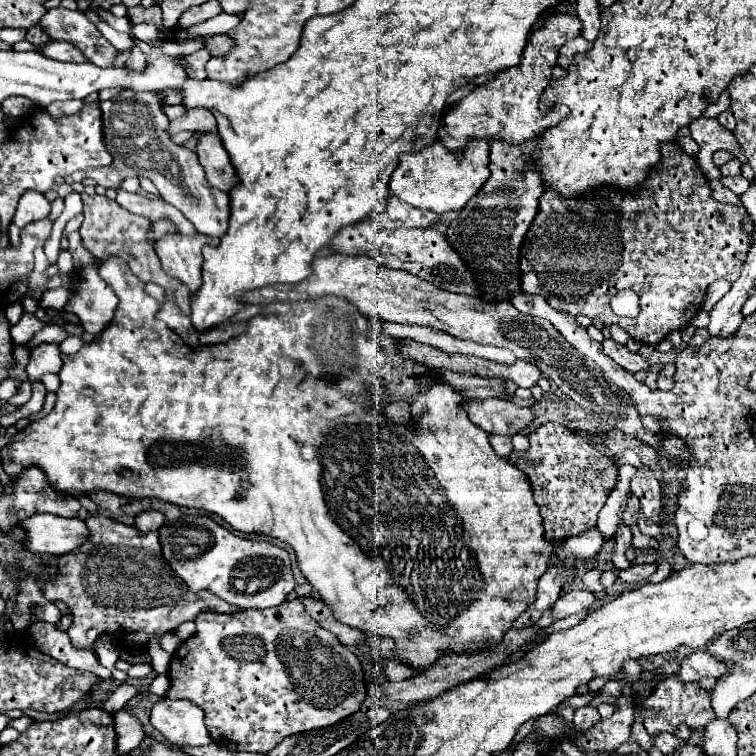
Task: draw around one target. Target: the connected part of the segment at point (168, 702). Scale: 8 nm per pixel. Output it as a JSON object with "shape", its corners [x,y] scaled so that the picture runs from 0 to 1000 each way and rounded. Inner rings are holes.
{"shape":[[[214,922],[198,946],[198,956],[220,975],[228,985],[275,985],[280,975],[270,959],[270,943],[246,925]]]}

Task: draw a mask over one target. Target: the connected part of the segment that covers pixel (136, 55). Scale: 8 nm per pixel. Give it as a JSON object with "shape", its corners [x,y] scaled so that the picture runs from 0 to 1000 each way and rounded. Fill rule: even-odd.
{"shape":[[[177,62],[175,70],[165,83],[167,90],[172,93],[187,94],[196,86],[192,71],[183,63]]]}

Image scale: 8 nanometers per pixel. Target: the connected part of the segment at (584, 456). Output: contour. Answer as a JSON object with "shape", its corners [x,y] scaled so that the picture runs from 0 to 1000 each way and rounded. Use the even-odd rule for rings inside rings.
{"shape":[[[722,560],[712,567],[706,567],[698,575],[698,583],[701,583],[701,591],[696,597],[677,597],[675,607],[685,620],[690,620],[698,628],[698,634],[704,639],[706,663],[709,663],[717,689],[720,689],[720,702],[722,702],[720,710],[735,721],[735,718],[749,716],[751,710],[767,708],[770,702],[786,697],[788,684],[802,665],[802,652],[804,652],[802,636],[815,636],[817,620],[802,610],[799,599],[794,599],[783,589],[778,589],[765,573],[751,570],[751,565],[738,562],[738,560]]]}

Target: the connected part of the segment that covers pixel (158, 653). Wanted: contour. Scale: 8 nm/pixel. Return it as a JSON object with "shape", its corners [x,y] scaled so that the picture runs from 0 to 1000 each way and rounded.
{"shape":[[[202,843],[196,851],[196,864],[201,872],[201,882],[208,892],[220,892],[228,868],[213,857],[210,847],[205,843]]]}

